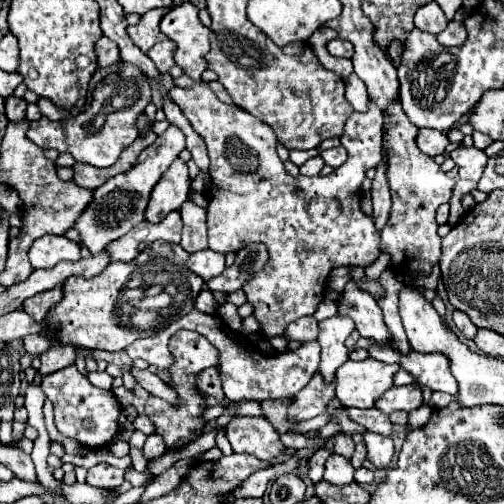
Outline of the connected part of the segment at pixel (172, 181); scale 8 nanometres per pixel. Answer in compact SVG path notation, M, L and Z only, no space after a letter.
M177 158L159 178L155 184L155 190L151 192L147 210L145 210L145 220L147 222L161 222L169 212L177 210L183 200L187 200L189 192L189 174L187 174L187 164Z

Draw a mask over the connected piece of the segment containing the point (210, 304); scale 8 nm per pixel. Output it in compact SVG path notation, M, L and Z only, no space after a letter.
M203 288L199 293L199 296L195 299L195 308L197 310L201 310L201 312L211 312L211 314L217 314L217 310L219 310L219 304L217 304L217 300L215 300L213 294L207 290L207 288Z

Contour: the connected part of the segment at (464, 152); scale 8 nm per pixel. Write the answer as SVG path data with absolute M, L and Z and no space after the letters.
M459 146L457 150L451 152L451 158L457 164L461 178L479 182L485 170L485 164L487 164L487 154L483 150L475 146Z

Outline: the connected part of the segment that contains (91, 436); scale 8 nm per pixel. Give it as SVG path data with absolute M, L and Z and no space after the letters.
M75 366L61 368L53 374L43 376L41 390L45 392L47 400L53 402L55 408L55 426L63 436L75 438L87 448L101 448L109 444L117 436L119 428L119 400L111 390L95 388Z

